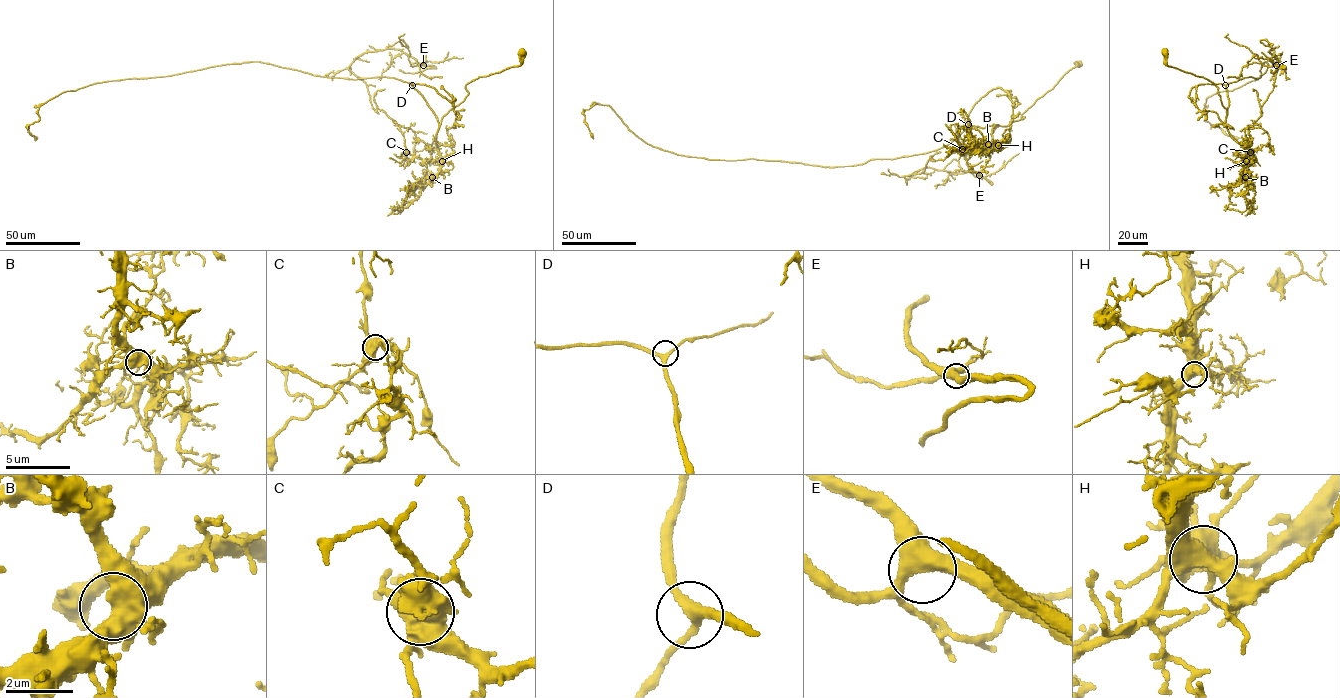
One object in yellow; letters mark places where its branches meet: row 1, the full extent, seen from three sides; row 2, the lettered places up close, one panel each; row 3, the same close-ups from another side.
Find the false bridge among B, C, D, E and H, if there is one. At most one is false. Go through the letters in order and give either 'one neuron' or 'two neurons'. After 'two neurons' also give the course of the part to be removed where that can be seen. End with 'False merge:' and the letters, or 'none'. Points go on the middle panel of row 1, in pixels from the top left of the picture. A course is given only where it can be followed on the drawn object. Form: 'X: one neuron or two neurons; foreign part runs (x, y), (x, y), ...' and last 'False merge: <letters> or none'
B: one neuron
C: two neurons; foreign part runs (962, 149), (904, 177), (925, 167), (973, 170), (977, 177), (958, 141), (955, 125), (960, 127)
D: one neuron
E: one neuron
H: one neuron
False merge: C

